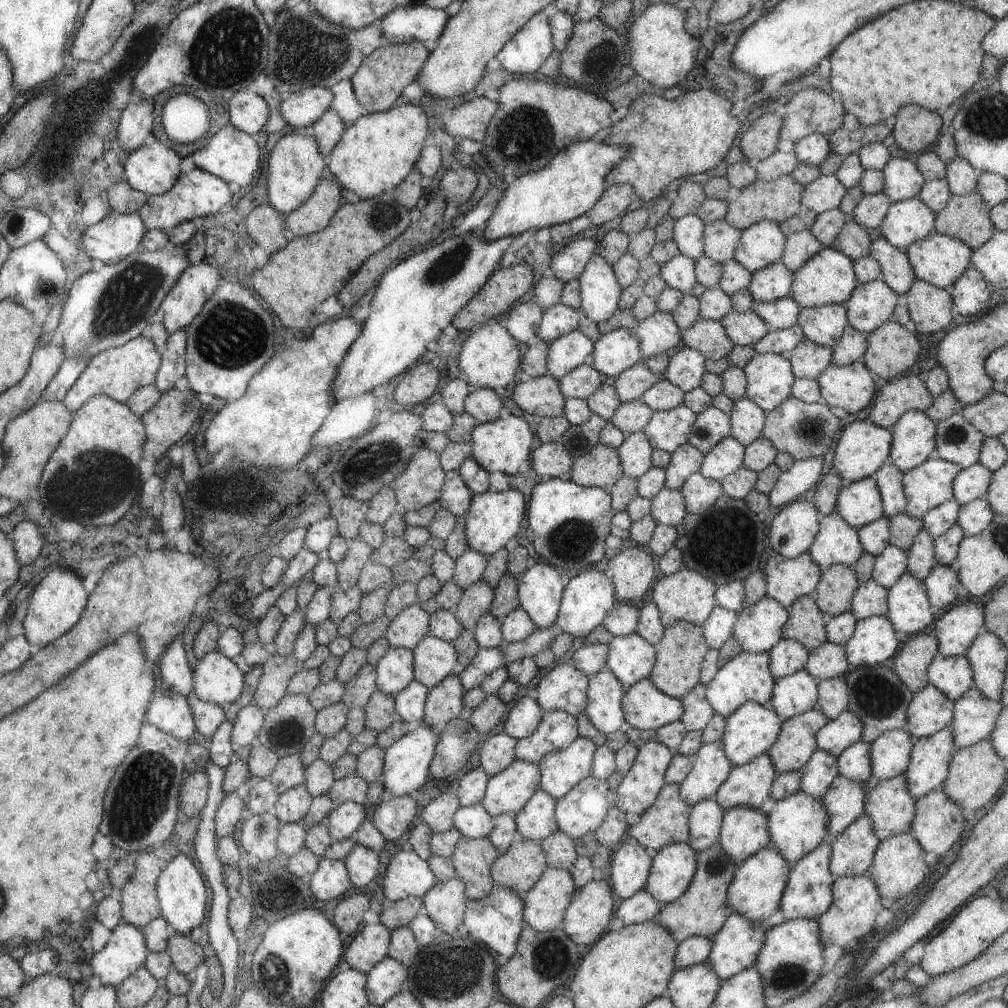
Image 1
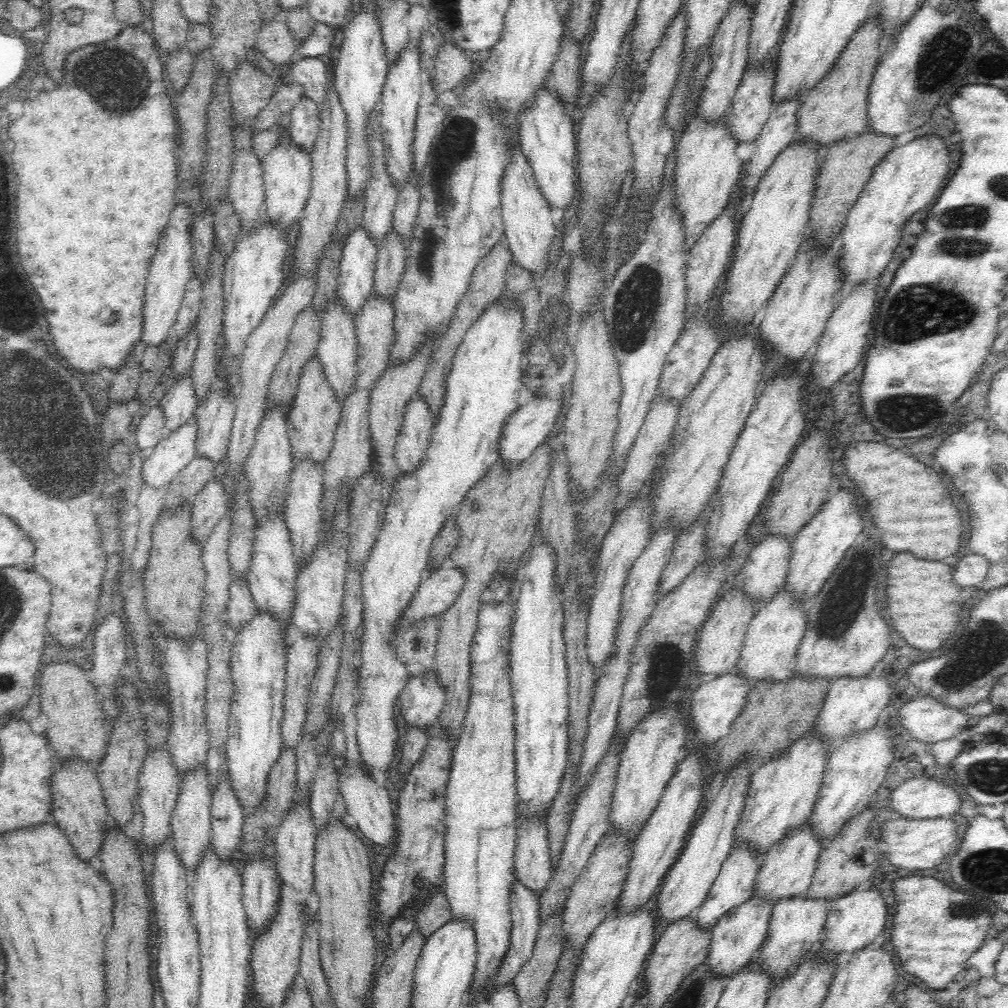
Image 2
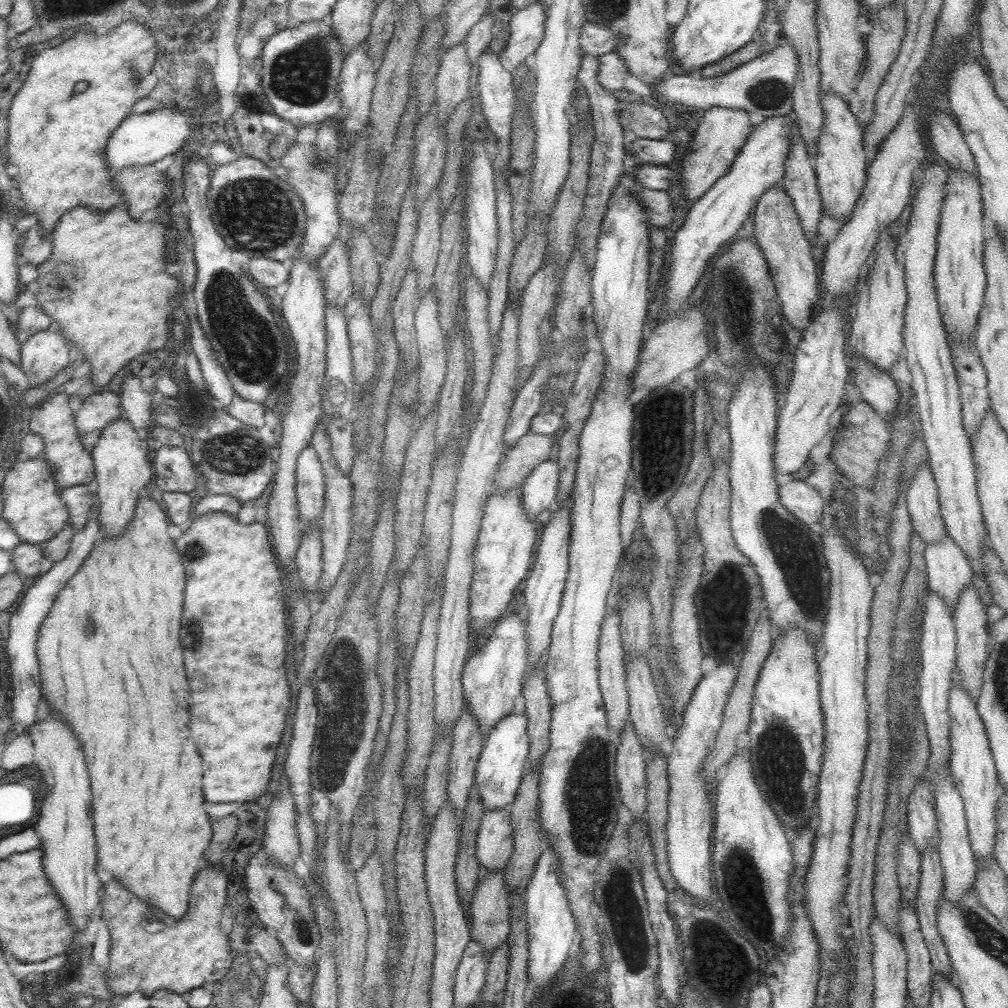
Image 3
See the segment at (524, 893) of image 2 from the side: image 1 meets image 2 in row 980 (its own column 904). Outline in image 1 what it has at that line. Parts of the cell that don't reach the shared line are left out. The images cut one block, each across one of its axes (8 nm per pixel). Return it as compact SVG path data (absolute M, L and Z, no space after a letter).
M884 462L872 477L876 480L876 487L880 494L883 516L887 518L903 513L906 498L902 491L902 472L891 463Z

